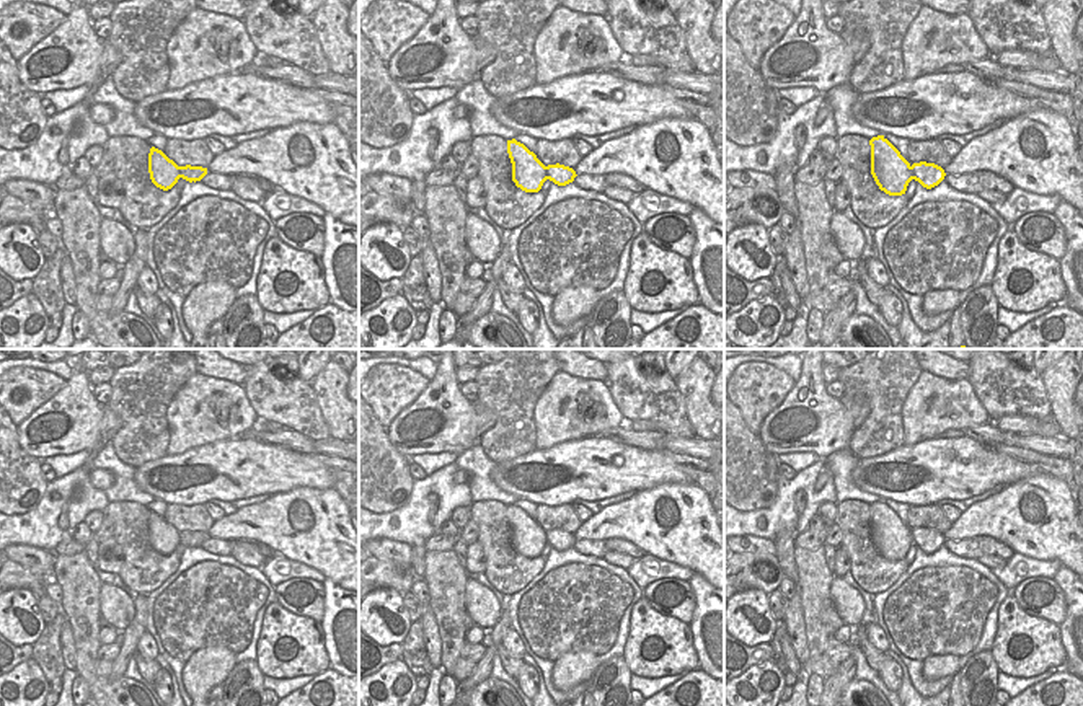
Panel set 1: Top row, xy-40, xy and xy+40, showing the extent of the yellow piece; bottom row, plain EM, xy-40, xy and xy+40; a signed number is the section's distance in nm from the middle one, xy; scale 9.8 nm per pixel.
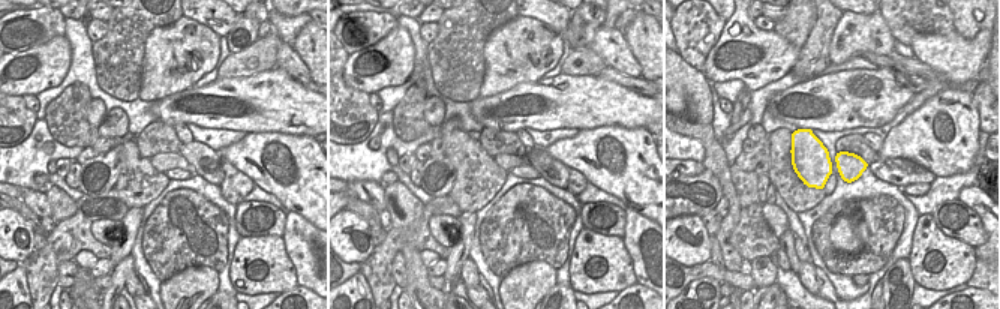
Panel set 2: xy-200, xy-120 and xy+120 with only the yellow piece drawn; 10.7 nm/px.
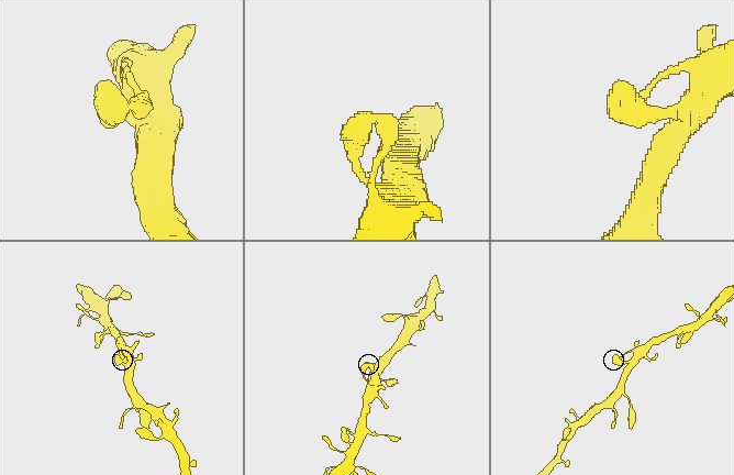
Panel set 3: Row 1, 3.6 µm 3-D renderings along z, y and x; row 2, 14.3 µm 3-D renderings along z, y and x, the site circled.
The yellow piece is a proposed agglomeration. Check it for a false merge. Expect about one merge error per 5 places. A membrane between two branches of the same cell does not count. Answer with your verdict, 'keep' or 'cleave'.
keep

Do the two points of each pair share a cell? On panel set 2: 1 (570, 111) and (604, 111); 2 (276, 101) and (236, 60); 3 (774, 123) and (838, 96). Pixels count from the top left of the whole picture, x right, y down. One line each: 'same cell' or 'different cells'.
1: same cell
2: different cells
3: different cells

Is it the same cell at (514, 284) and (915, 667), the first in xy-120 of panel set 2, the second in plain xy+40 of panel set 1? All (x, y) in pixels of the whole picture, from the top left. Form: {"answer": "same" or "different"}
{"answer": "different"}

